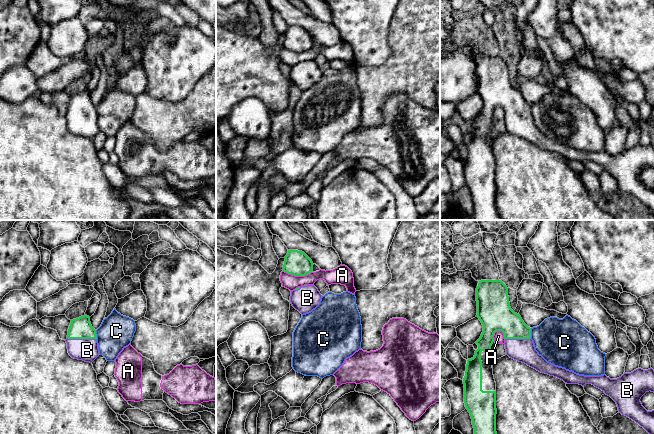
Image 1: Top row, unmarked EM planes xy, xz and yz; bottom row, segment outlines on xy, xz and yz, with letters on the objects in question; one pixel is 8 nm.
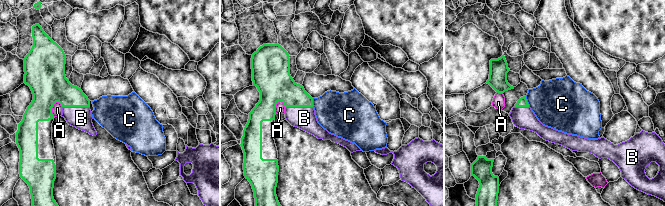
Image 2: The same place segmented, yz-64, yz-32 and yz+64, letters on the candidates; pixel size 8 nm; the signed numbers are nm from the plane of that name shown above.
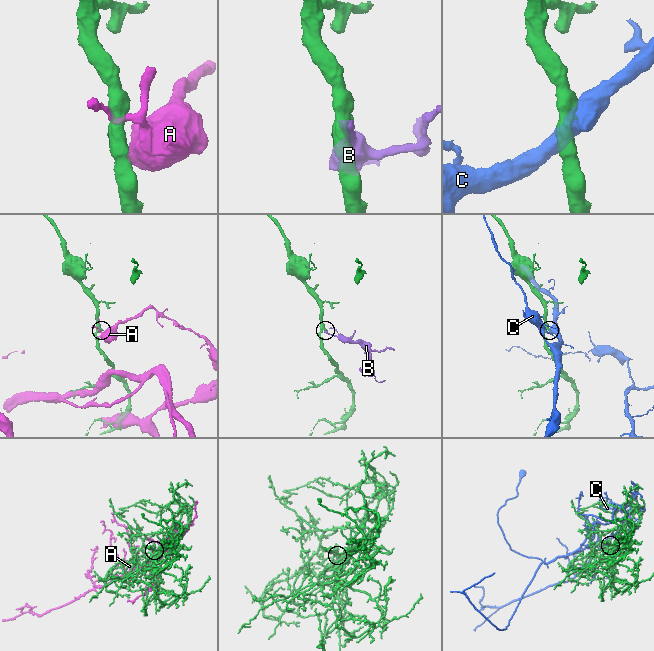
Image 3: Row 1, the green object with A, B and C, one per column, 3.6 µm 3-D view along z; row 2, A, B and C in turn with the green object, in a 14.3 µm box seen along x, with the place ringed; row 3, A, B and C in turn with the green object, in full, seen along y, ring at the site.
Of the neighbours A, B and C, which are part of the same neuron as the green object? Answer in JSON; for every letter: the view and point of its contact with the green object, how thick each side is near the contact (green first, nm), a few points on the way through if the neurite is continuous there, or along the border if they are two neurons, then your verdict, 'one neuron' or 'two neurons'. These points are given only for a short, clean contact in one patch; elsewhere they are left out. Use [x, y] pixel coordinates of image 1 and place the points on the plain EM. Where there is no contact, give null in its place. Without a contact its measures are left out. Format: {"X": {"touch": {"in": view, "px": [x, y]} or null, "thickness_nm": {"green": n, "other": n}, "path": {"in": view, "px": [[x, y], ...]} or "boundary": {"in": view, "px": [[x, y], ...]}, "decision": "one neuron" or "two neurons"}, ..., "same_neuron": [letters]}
{"A": {"touch": {"in": "xz", "px": [297, 51]}, "thickness_nm": {"green": 200, "other": 120}, "decision": "two neurons"}, "B": {"touch": {"in": "xy", "px": [82, 114]}, "thickness_nm": {"green": 180, "other": 180}, "decision": "one neuron"}, "C": {"touch": {"in": "yz", "px": [530, 109]}, "thickness_nm": {"green": 200, "other": 360}, "boundary": {"in": "yz", "px": [[530, 104], [531, 113]]}, "decision": "two neurons"}, "same_neuron": ["B"]}

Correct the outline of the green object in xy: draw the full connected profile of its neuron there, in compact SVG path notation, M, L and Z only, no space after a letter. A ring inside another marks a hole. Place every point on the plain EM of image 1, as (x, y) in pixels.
M87 91L71 96L65 117L74 135L92 139L99 132L96 106Z

